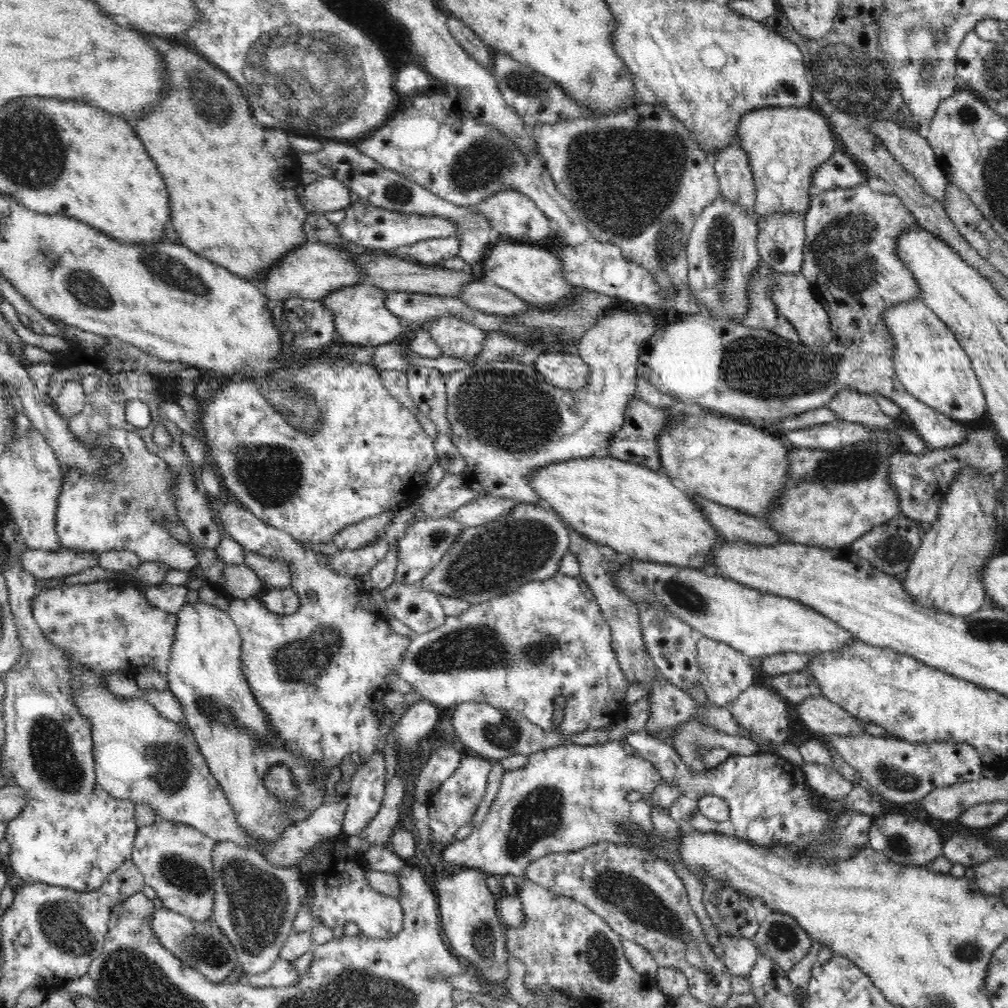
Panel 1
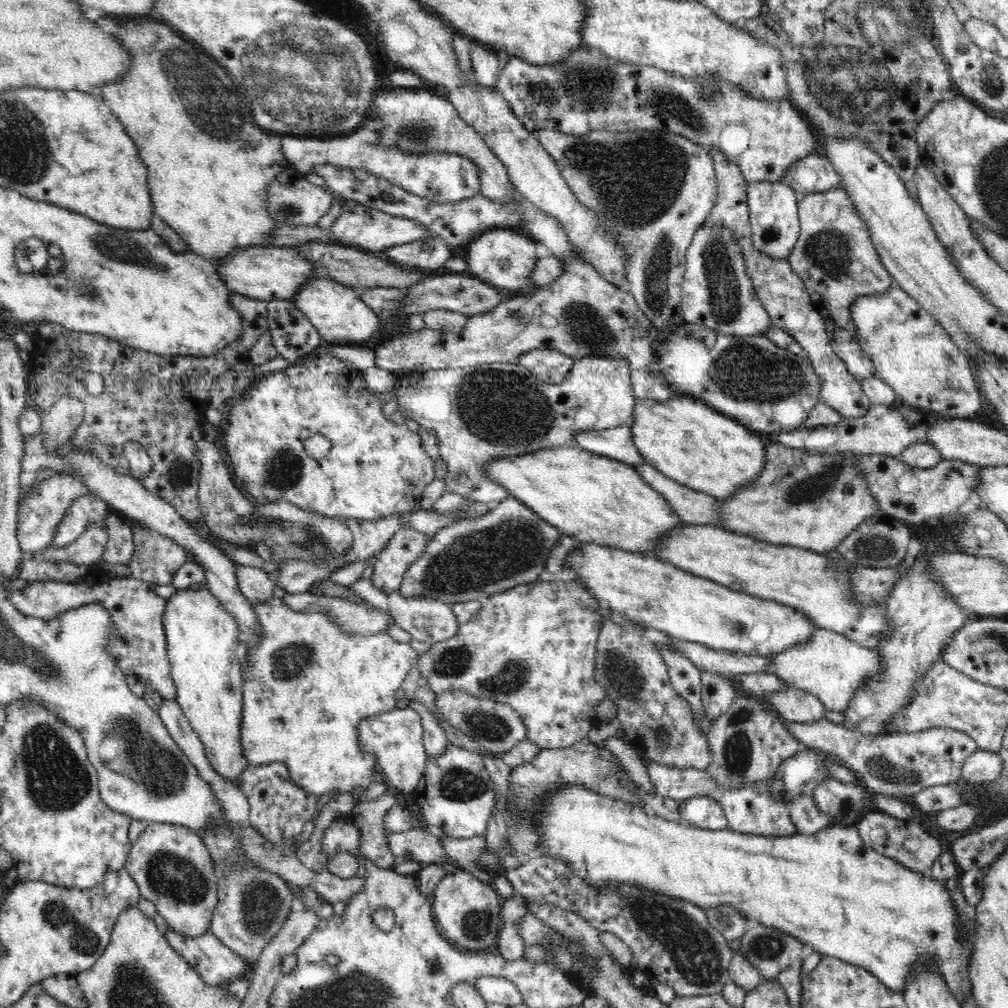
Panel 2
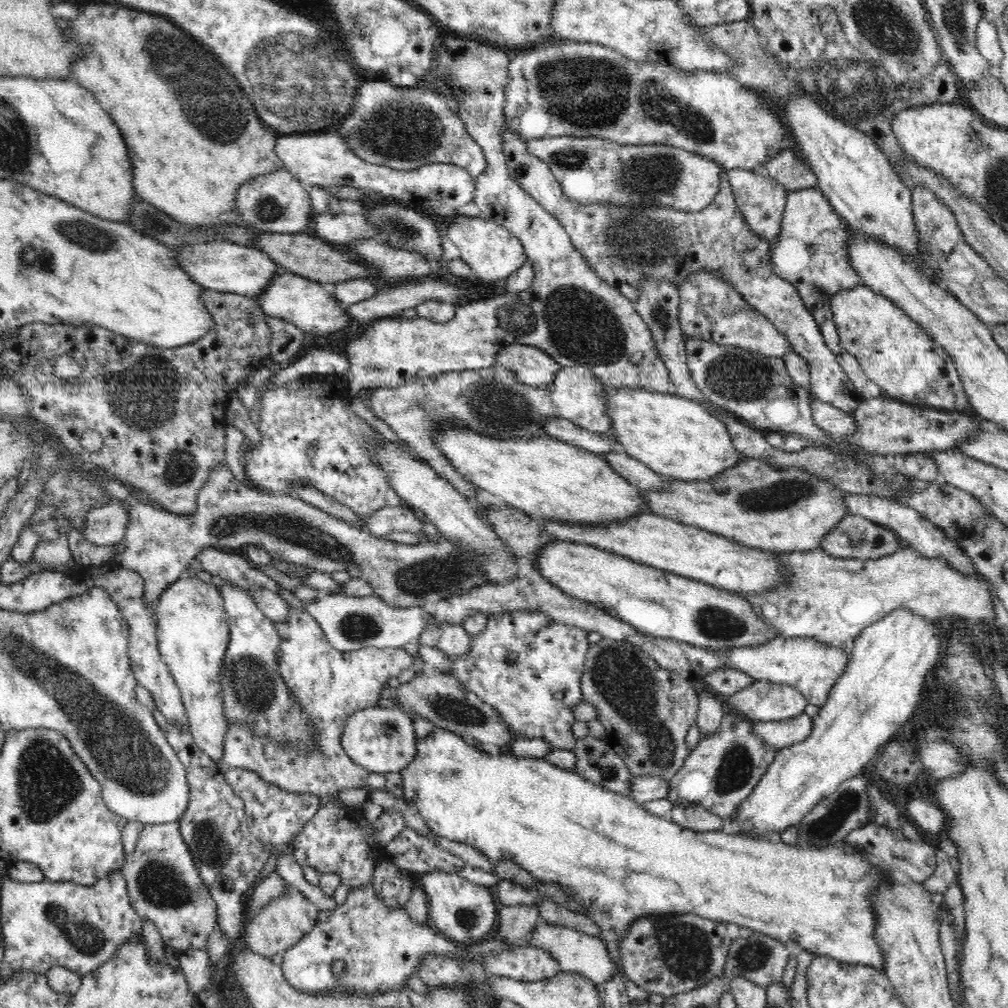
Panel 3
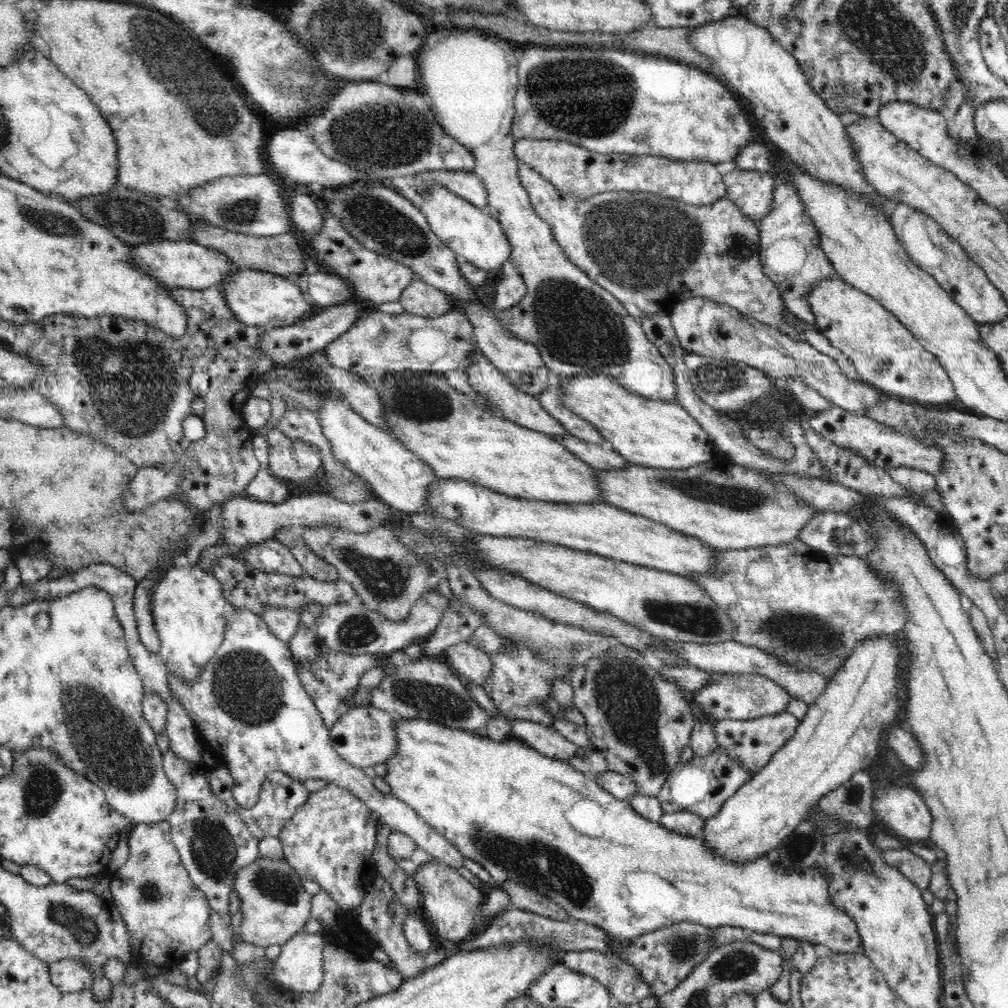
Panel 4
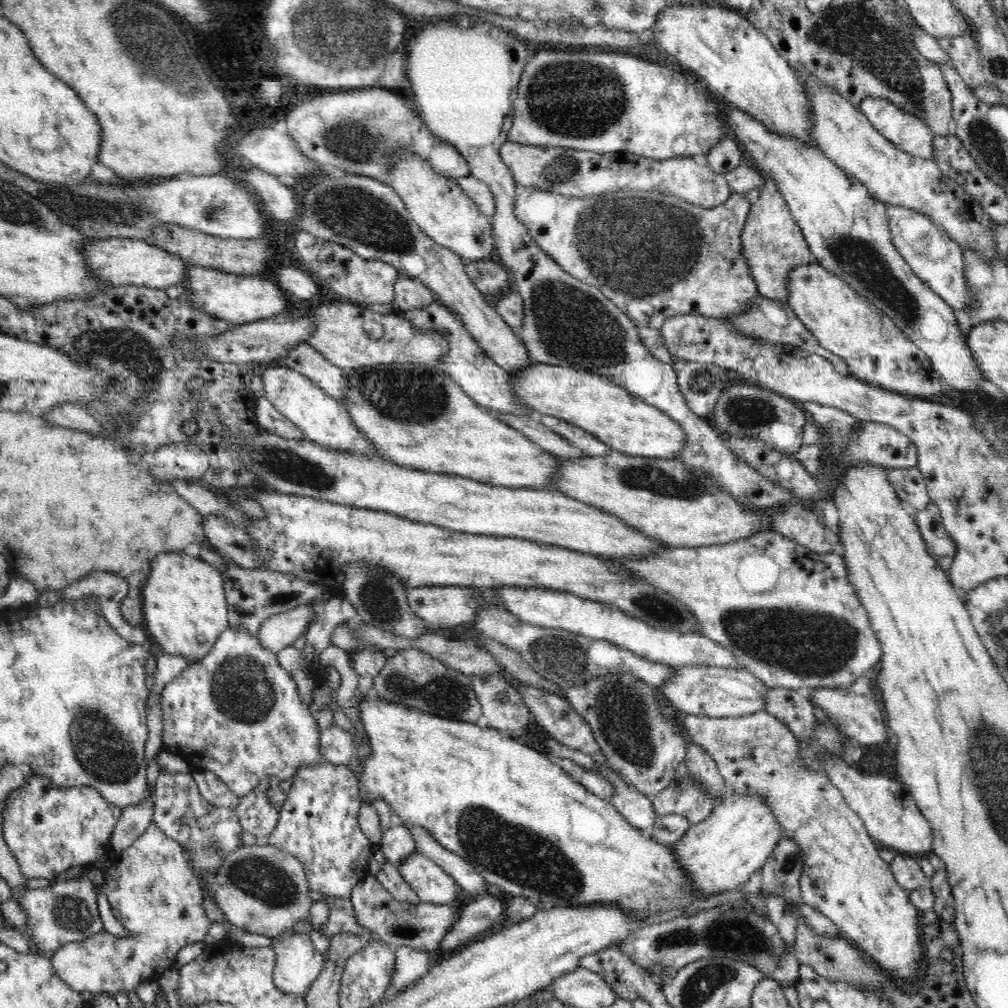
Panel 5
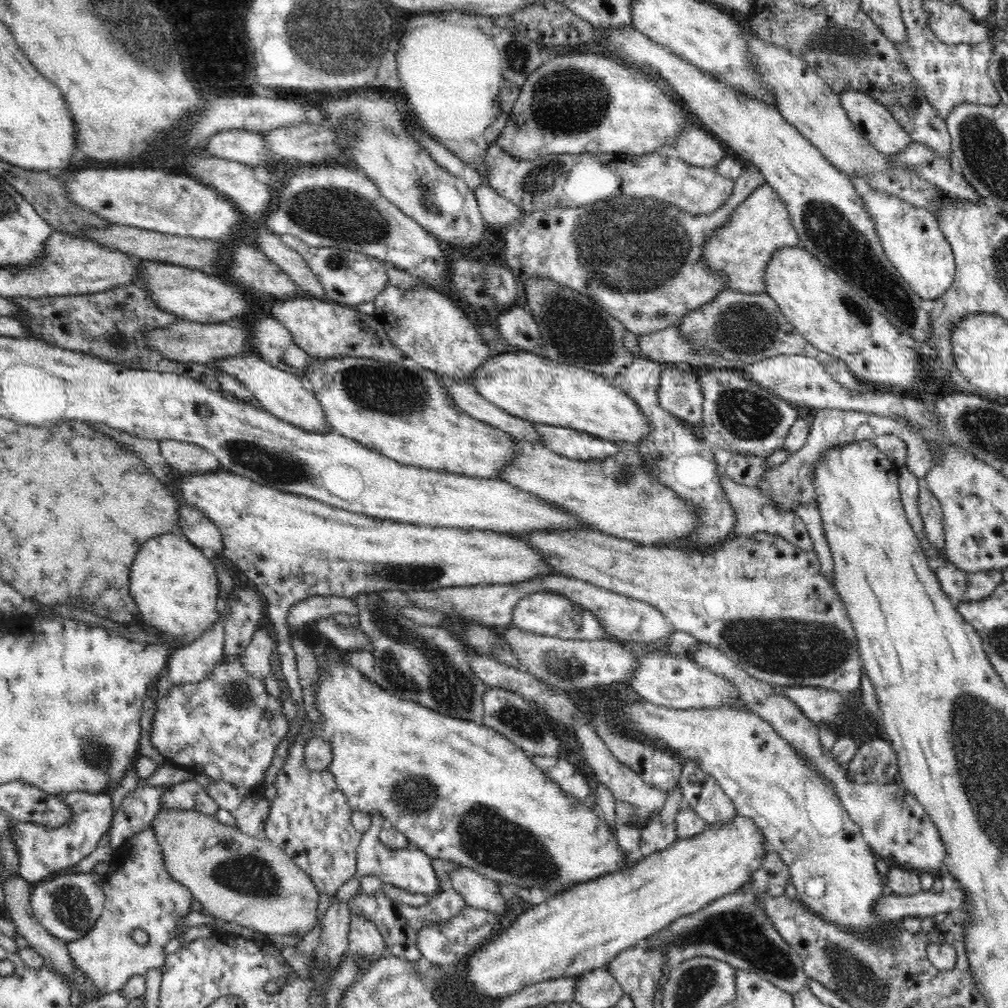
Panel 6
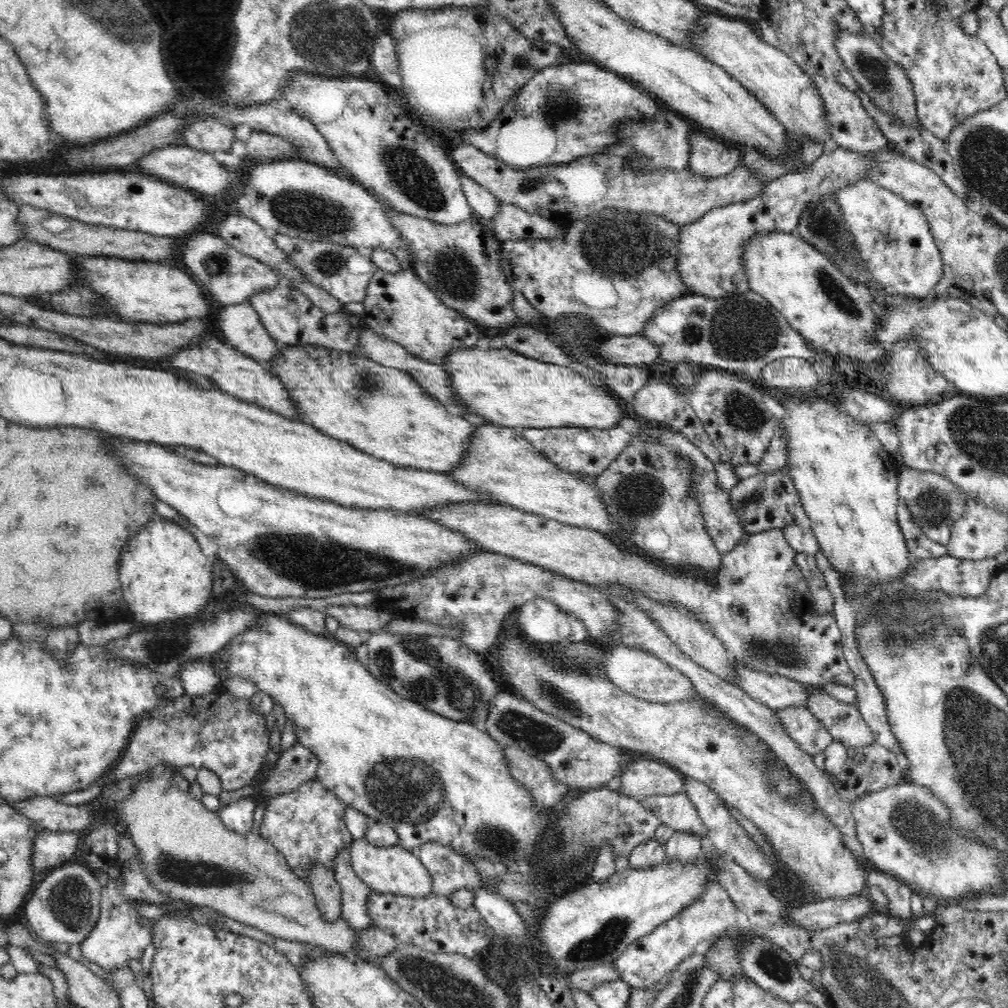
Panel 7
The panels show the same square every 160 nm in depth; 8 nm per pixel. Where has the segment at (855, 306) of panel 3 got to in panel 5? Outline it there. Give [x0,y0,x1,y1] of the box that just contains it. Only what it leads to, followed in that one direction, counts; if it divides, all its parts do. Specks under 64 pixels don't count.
[787,260,946,398]

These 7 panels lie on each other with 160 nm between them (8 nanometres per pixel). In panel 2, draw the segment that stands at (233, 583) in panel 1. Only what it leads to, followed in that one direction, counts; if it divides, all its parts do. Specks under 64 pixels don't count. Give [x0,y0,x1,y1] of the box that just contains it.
[236,565,276,605]

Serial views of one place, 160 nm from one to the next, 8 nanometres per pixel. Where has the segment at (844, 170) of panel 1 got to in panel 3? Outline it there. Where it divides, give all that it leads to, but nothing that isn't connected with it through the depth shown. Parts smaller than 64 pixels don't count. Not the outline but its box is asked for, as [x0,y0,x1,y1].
[761,147,818,192]

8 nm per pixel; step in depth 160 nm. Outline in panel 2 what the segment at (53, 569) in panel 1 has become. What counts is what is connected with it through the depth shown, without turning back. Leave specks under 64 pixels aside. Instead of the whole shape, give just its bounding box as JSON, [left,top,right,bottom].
[34,523,109,566]

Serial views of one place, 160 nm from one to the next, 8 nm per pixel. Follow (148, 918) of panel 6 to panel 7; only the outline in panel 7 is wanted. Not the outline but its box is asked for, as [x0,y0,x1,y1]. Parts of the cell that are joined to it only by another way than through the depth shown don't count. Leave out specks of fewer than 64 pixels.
[81,853,172,970]

